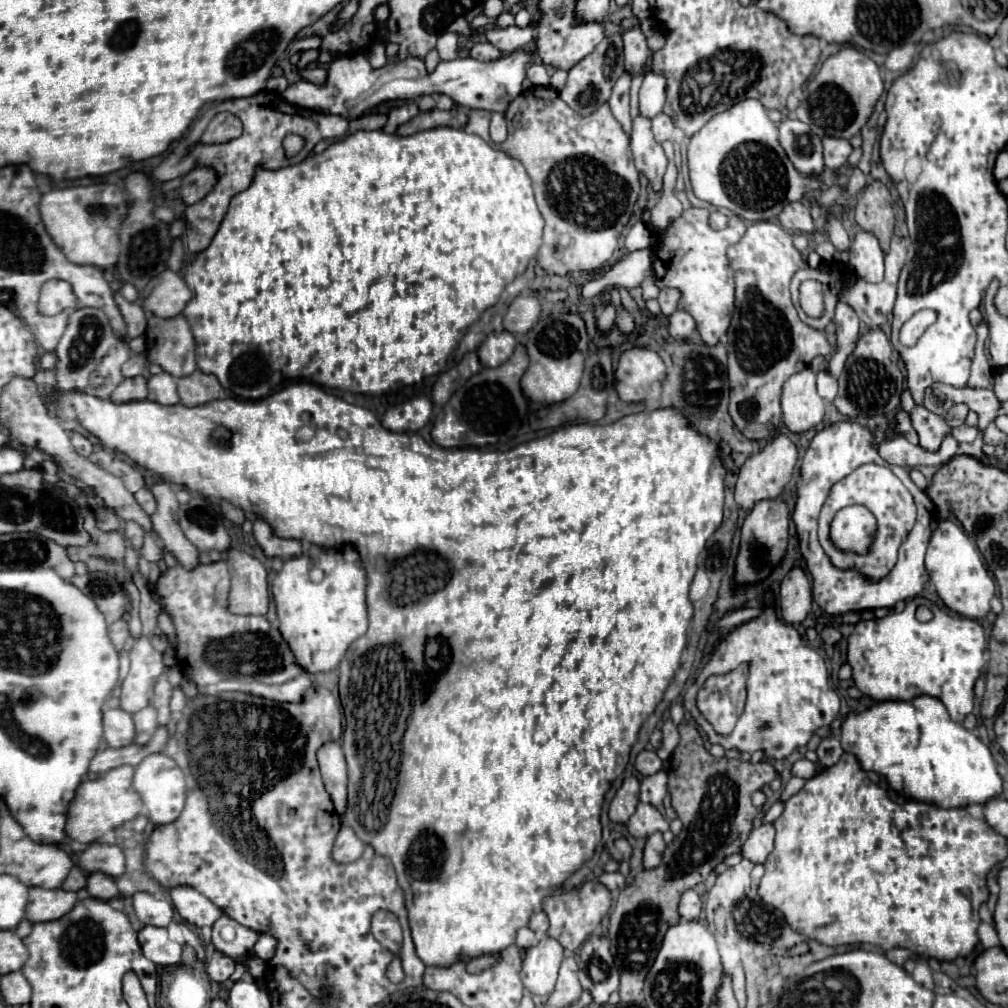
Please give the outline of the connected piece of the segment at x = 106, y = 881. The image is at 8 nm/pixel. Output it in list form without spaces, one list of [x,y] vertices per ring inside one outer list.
[[[92,873],[88,877],[88,893],[96,899],[102,899],[102,901],[110,901],[114,897],[120,897],[120,891],[118,891],[118,885],[112,877],[108,877],[106,873]]]

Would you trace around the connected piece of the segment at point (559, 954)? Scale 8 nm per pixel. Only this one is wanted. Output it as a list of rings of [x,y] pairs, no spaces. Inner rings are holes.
[[[544,937],[540,939],[538,945],[526,949],[522,961],[522,973],[520,973],[526,991],[540,997],[550,995],[562,959],[564,959],[564,949],[552,937]]]

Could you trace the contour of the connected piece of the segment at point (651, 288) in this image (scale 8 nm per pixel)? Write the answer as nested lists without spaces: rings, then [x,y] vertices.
[[[648,271],[646,279],[644,279],[644,283],[642,283],[642,297],[644,297],[644,301],[656,299],[656,297],[658,297],[658,291],[660,291],[660,289],[656,289],[656,285],[654,285],[654,281],[652,281],[652,273]]]

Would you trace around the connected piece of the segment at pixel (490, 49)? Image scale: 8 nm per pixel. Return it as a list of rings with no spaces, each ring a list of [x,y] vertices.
[[[476,43],[472,49],[470,49],[470,57],[478,59],[478,61],[494,61],[494,59],[500,59],[502,53],[498,47],[494,47],[492,43]]]

